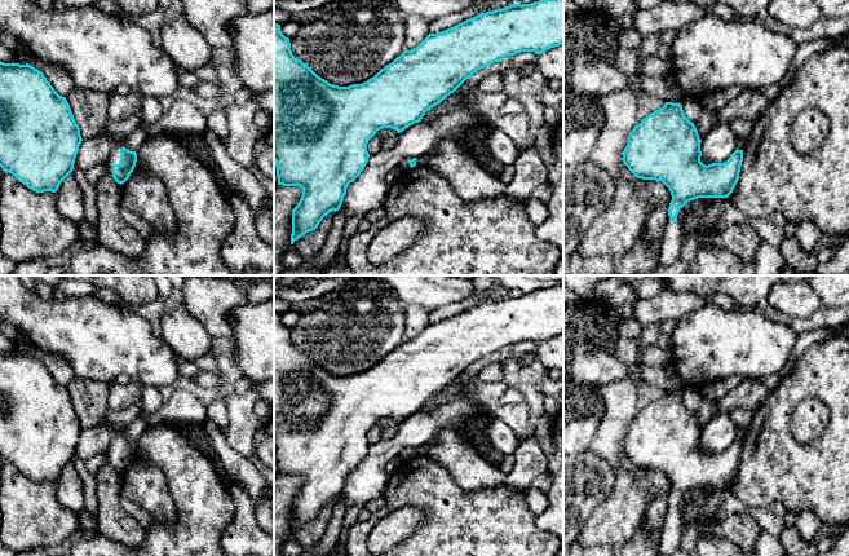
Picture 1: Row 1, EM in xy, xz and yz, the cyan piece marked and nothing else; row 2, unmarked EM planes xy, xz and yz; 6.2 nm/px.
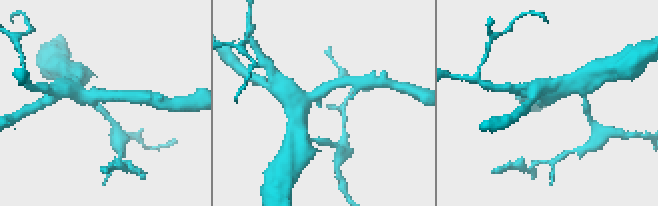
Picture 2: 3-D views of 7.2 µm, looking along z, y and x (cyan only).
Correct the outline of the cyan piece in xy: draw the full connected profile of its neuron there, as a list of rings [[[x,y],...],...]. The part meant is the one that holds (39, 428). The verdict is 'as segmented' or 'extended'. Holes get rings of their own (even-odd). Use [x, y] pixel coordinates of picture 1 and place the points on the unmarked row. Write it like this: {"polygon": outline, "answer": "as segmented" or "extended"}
{"polygon": [[[0,352],[0,456],[36,482],[56,482],[72,462],[83,428],[66,387],[59,385],[44,363],[26,353]]], "answer": "as segmented"}

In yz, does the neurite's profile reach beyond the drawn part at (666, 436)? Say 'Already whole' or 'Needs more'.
Needs more

